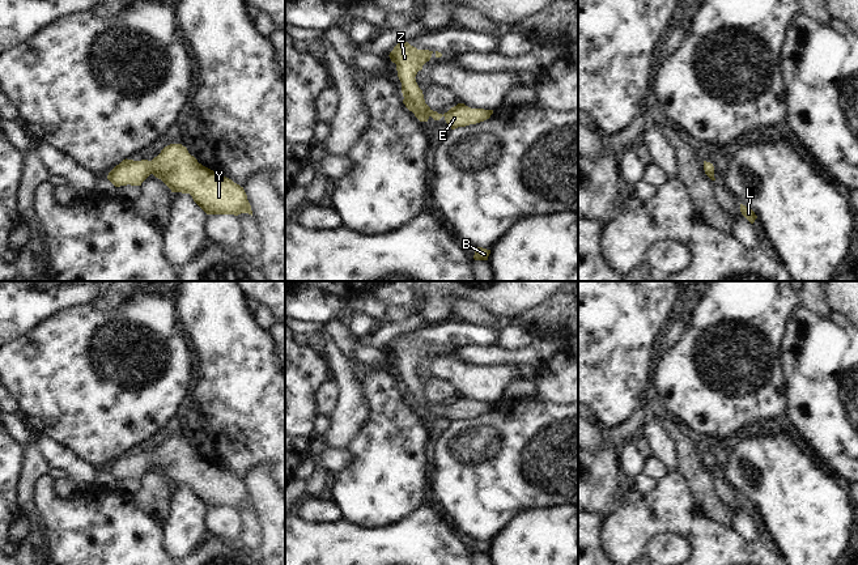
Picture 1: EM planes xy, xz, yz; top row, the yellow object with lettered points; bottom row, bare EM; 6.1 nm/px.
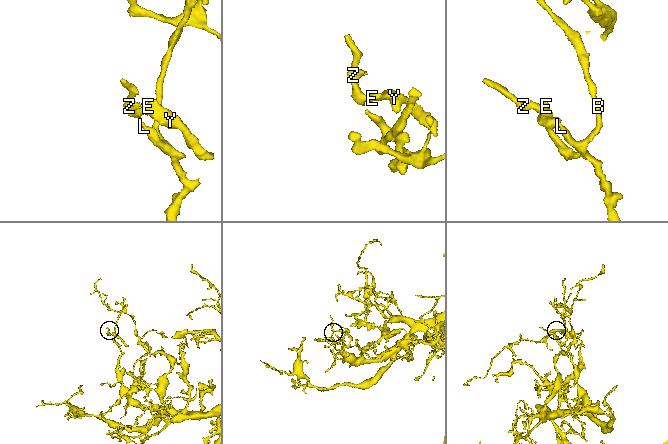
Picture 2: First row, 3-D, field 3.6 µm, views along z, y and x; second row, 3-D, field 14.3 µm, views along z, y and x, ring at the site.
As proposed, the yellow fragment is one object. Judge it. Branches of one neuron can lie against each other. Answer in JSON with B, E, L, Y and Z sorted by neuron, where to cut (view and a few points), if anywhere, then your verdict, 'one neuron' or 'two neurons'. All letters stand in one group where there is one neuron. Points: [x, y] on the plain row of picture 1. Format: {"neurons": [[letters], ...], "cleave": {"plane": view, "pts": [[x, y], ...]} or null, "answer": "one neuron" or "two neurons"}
{"neurons": [["B", "E", "L", "Y", "Z"]], "cleave": null, "answer": "one neuron"}

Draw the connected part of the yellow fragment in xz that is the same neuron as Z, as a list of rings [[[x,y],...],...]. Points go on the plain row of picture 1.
[[[402,335],[398,336],[388,348],[391,354],[396,357],[405,400],[412,404],[420,415],[428,415],[430,409],[434,413],[439,413],[443,409],[451,422],[489,412],[493,403],[471,402],[464,396],[458,396],[442,408],[433,404],[425,396],[422,383],[419,381],[415,370],[417,365],[422,362],[422,358],[430,353],[432,347],[433,344],[417,343],[408,335]]]

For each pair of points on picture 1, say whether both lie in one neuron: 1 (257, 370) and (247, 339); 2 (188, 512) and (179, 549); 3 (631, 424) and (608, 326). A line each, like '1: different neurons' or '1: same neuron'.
1: same neuron
2: same neuron
3: different neurons

